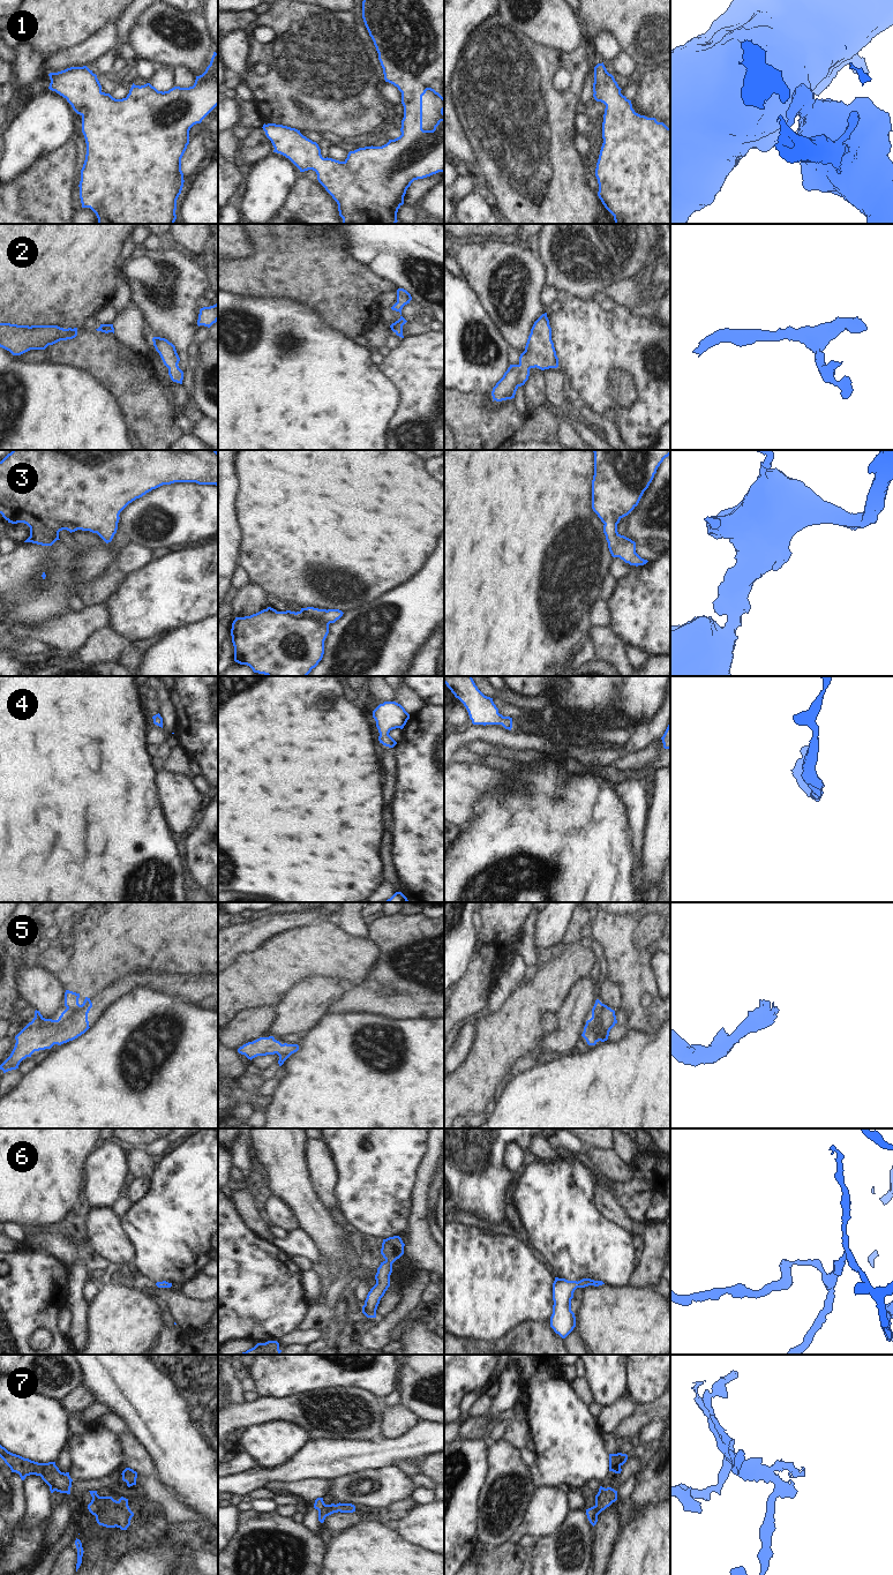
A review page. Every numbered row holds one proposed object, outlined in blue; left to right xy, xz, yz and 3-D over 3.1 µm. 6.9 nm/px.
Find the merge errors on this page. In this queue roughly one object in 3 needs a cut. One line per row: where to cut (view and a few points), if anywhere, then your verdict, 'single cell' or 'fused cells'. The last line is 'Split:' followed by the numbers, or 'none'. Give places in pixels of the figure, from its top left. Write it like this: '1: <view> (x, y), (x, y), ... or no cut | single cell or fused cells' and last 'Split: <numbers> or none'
1: no cut | single cell
2: no cut | single cell
3: no cut | single cell
4: no cut | single cell
5: no cut | single cell
6: no cut | single cell
7: xy (91, 1500), (97, 1505), (96, 1519) | fused cells
Split: 7

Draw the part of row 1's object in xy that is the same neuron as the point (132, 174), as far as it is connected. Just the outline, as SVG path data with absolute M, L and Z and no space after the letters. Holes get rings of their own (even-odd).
M213 52L210 65L202 75L196 76L193 87L174 87L168 91L163 92L158 91L150 83L141 87L133 83L129 93L122 99L115 99L110 93L103 92L97 75L87 66L70 67L58 73L50 73L48 76L51 80L48 89L66 98L73 110L82 117L82 133L87 143L87 155L81 170L81 181L78 185L82 208L90 208L96 213L98 224L174 224L177 219L177 200L181 194L185 182L183 173L181 171L181 158L189 144L189 130L194 125L201 123L202 120L218 105L218 53Z

